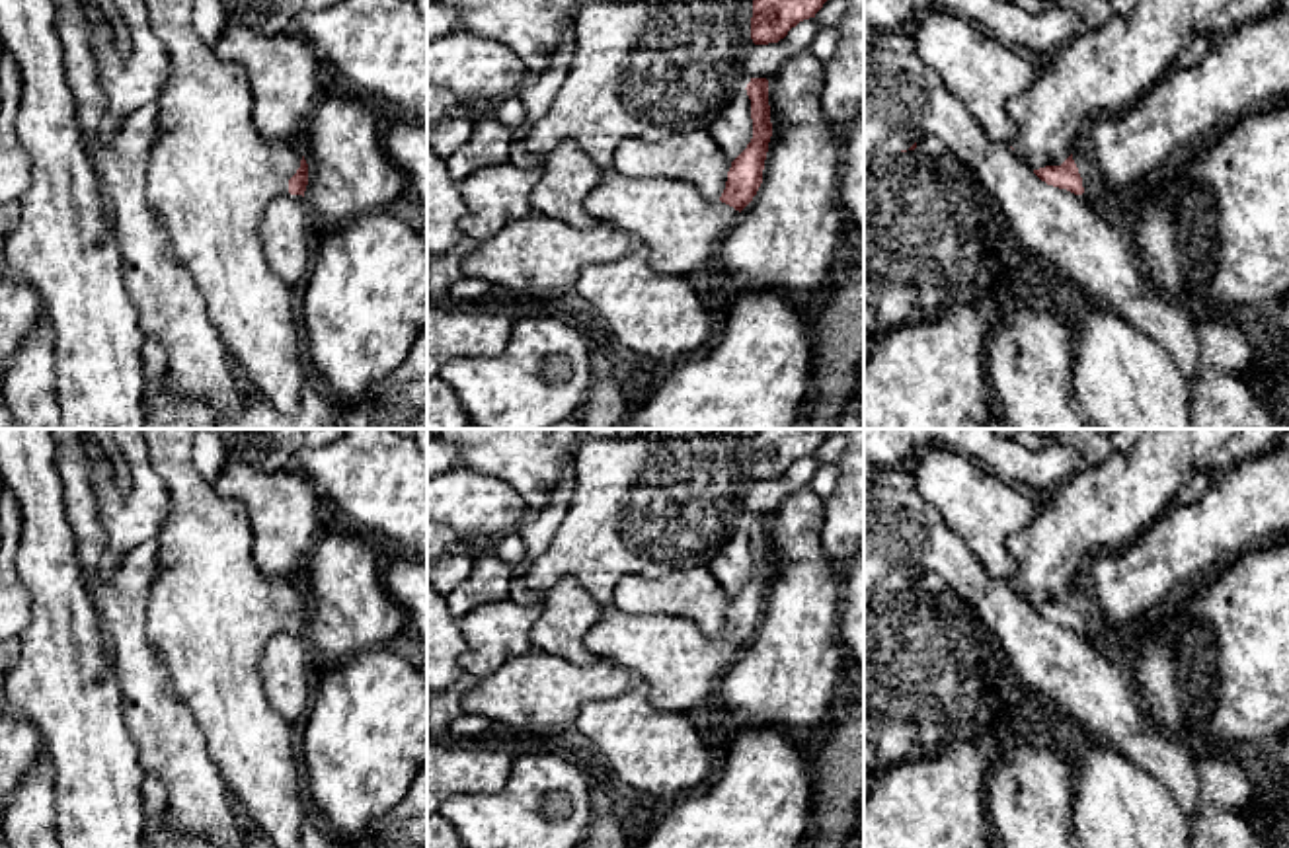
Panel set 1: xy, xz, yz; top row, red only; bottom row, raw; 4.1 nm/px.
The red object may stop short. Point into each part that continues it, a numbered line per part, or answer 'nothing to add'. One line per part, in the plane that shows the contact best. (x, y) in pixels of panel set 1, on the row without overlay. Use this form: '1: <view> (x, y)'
1: yz (1110, 644)

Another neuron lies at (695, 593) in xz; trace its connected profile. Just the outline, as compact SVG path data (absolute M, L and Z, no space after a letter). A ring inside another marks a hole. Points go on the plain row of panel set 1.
M708 567L671 569L659 577L624 575L612 595L612 610L632 616L690 618L702 634L720 637L731 598Z

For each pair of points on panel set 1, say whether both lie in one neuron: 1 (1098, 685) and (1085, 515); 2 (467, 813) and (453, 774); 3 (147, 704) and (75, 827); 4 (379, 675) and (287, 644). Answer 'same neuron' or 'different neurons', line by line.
1: different neurons
2: different neurons
3: different neurons
4: different neurons

